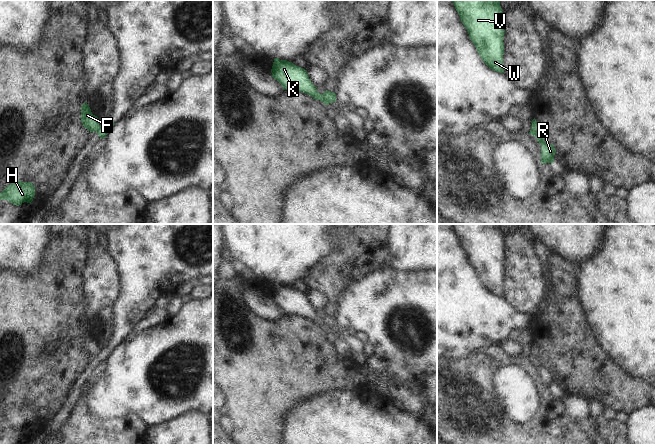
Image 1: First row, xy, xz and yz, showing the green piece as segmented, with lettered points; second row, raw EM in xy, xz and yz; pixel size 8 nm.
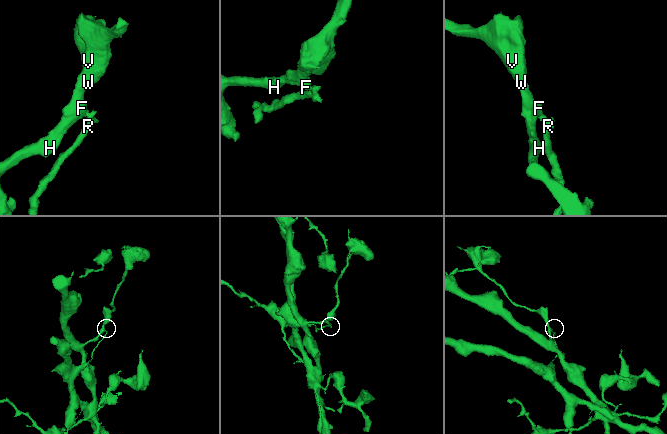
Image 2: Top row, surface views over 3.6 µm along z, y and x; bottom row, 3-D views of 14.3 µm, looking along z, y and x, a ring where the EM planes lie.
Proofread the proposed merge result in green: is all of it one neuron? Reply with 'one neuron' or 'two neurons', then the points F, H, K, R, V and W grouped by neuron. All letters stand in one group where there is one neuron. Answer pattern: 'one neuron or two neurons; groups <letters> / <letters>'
two neurons; groups F H K V W / R

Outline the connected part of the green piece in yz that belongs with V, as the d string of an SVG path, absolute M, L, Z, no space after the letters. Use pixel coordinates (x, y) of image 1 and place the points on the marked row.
M452 0L469 38L483 62L492 70L504 73L504 13L500 0Z

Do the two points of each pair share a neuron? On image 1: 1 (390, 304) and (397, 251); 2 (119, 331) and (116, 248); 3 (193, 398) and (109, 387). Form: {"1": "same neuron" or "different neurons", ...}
{"1": "different neurons", "2": "same neuron", "3": "same neuron"}

